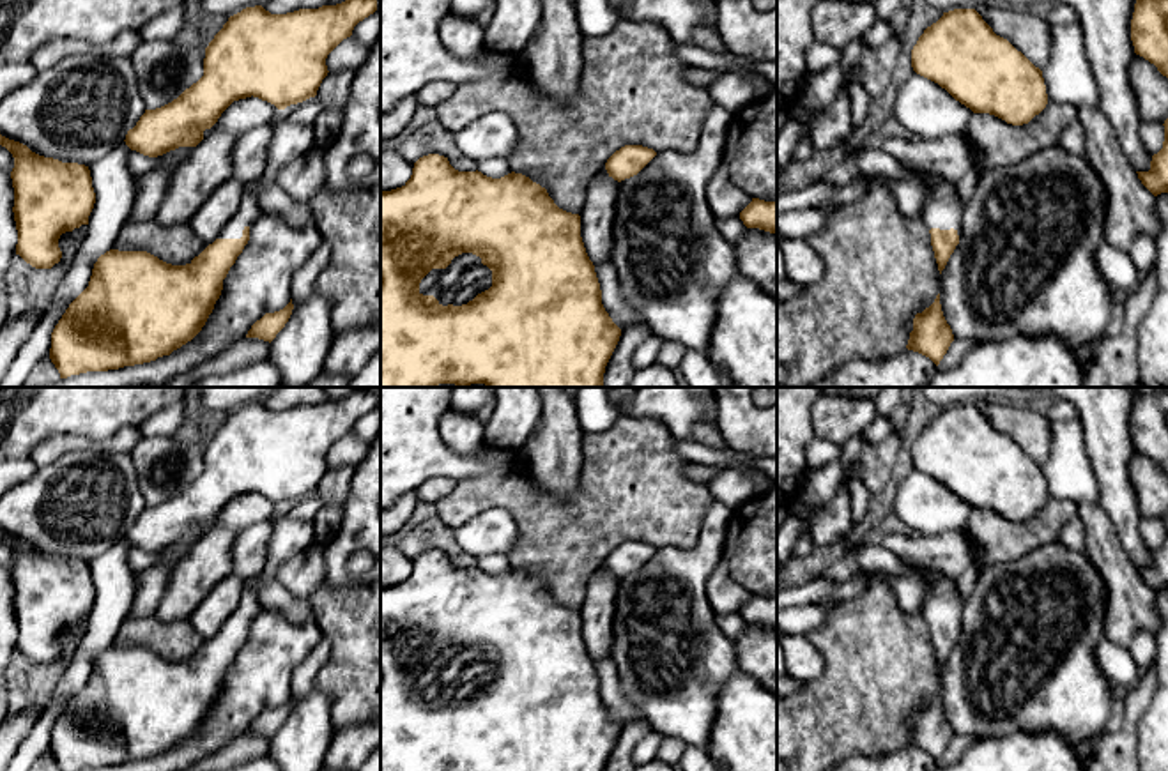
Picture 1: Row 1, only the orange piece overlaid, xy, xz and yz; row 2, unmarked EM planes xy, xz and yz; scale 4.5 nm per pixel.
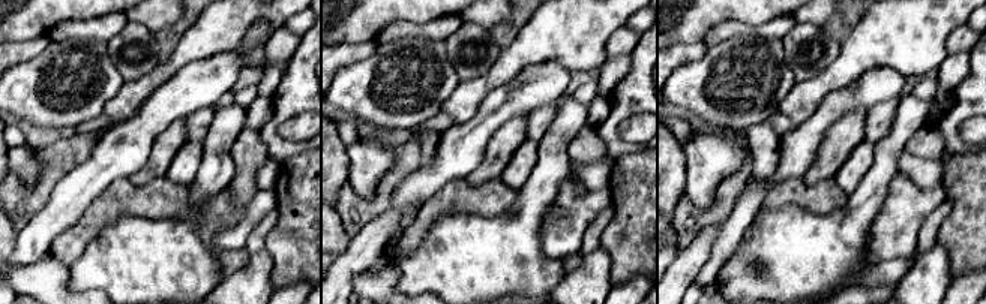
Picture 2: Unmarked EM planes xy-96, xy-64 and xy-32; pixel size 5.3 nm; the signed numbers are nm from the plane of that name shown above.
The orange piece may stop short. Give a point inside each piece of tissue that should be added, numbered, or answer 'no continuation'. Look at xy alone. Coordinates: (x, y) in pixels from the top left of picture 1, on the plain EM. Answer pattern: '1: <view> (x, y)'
1: xy (291, 536)

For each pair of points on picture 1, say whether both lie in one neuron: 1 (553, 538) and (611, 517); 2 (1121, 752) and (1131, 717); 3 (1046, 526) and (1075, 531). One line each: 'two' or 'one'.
1: one
2: one
3: two

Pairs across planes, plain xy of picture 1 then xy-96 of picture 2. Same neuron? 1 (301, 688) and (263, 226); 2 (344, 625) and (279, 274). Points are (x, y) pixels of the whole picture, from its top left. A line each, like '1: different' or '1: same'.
1: same
2: same

